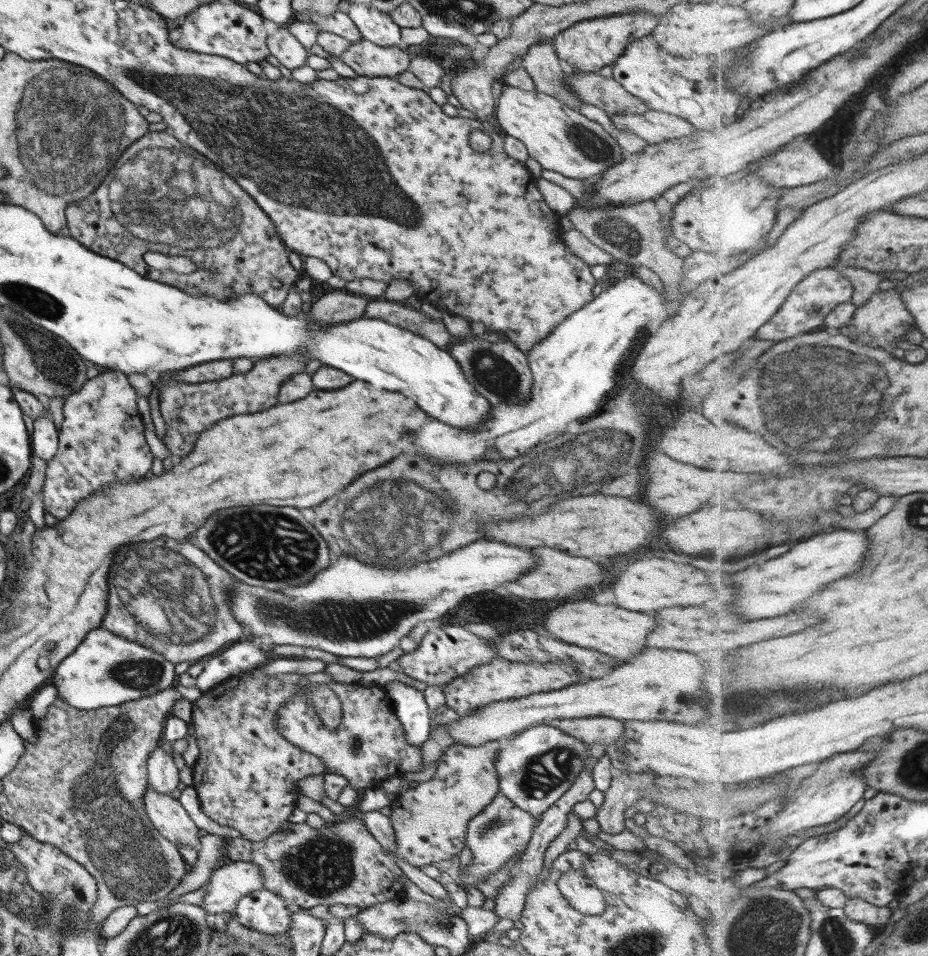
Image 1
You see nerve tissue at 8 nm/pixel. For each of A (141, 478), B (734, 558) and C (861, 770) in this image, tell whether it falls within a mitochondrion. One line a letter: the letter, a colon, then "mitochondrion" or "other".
A: other
B: other
C: other

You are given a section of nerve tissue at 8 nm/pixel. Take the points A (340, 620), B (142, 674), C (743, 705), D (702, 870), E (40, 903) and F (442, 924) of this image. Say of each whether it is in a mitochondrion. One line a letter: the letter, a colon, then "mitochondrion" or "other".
A: mitochondrion
B: mitochondrion
C: mitochondrion
D: other
E: mitochondrion
F: mitochondrion

